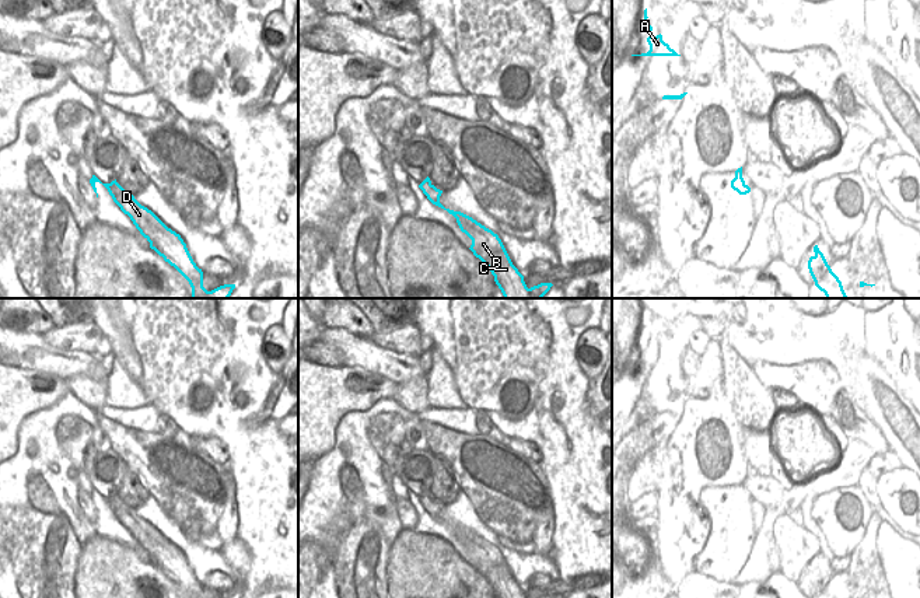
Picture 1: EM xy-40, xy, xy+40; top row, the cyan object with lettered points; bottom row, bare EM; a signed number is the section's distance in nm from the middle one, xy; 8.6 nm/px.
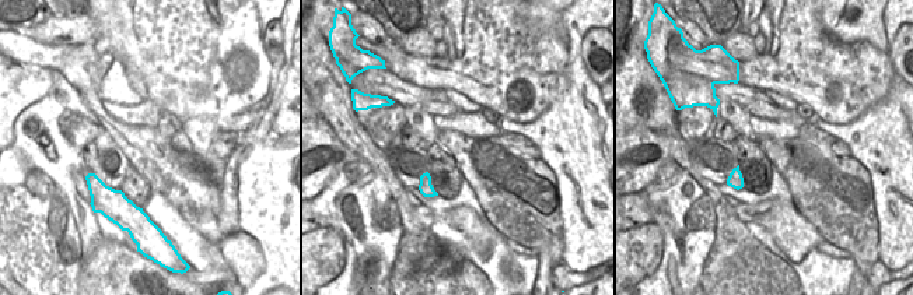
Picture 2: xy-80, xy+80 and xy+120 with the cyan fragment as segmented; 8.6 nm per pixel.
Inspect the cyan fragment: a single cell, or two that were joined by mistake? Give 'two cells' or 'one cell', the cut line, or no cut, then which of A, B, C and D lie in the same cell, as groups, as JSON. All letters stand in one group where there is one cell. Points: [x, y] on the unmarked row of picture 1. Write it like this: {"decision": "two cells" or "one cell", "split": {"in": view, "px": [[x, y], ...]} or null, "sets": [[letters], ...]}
{"decision": "two cells", "split": {"in": "xy", "px": [[430, 497], [419, 499]]}, "sets": [["A"], ["B", "C", "D"]]}

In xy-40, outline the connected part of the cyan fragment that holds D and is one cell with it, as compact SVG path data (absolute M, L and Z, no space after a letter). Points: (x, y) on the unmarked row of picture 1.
M118 496L102 497L120 524L130 531L150 562L174 580L189 598L203 598L203 585L193 576L179 548L168 542L151 524L141 520Z

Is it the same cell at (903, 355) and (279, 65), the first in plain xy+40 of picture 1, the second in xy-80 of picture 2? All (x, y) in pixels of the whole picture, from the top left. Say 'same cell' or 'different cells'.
different cells

